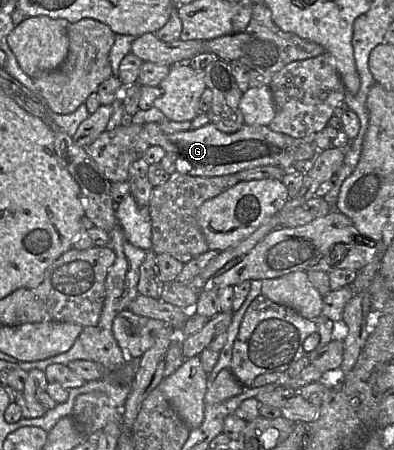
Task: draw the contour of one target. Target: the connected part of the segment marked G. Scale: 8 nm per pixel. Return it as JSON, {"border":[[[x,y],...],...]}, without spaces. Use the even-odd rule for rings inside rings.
{"border":[[[149,122],[143,124],[141,137],[151,146],[176,154],[176,170],[191,176],[236,174],[260,166],[279,166],[285,170],[295,165],[292,169],[307,169],[319,152],[310,138],[293,138],[264,125],[244,124],[238,131],[229,134],[209,122],[198,129],[167,134],[161,130],[159,123]]]}

